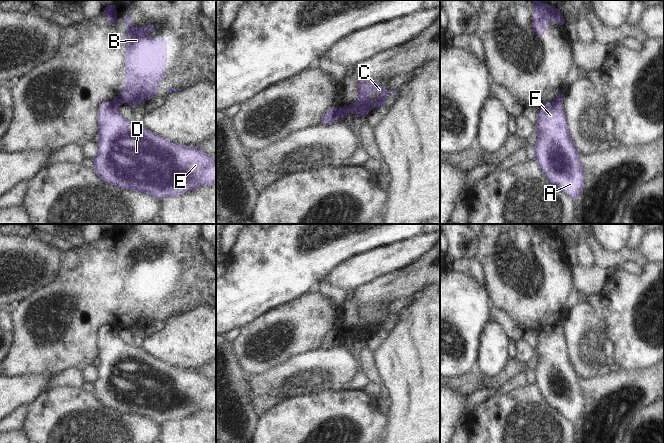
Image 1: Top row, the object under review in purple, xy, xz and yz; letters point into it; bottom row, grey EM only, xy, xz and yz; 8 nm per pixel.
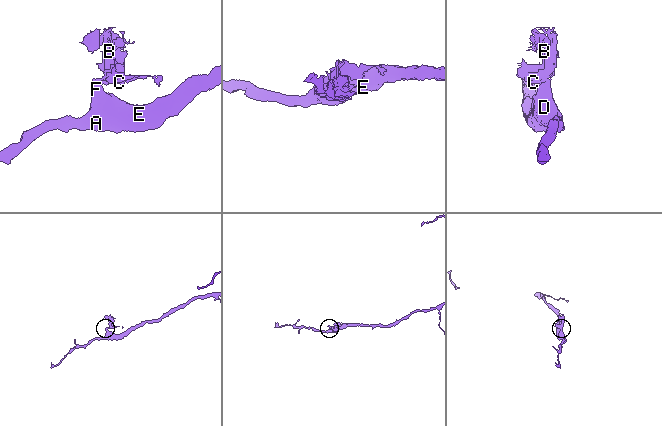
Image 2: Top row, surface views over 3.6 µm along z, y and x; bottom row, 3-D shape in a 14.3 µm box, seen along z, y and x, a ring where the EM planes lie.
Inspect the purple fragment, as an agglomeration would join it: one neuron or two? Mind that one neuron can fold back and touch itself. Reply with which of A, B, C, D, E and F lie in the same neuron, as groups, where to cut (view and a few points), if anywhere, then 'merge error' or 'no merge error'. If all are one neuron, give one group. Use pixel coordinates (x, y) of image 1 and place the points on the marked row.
groups A D E F / B C; cut xz (332, 107), (338, 118); merge error

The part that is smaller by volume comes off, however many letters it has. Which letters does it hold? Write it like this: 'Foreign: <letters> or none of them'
Foreign: B, C.

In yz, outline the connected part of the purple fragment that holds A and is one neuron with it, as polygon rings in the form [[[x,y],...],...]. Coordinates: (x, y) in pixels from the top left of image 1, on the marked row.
[[[562,96],[538,110],[535,161],[551,184],[575,199],[585,186],[585,171],[569,133]]]

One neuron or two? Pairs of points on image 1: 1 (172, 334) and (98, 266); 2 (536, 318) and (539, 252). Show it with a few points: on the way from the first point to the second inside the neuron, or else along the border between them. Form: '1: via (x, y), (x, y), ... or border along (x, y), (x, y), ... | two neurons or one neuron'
1: border along (186, 312), (173, 314), (164, 321) | two neurons
2: via (536, 302), (536, 294), (540, 289), (540, 268) | one neuron

